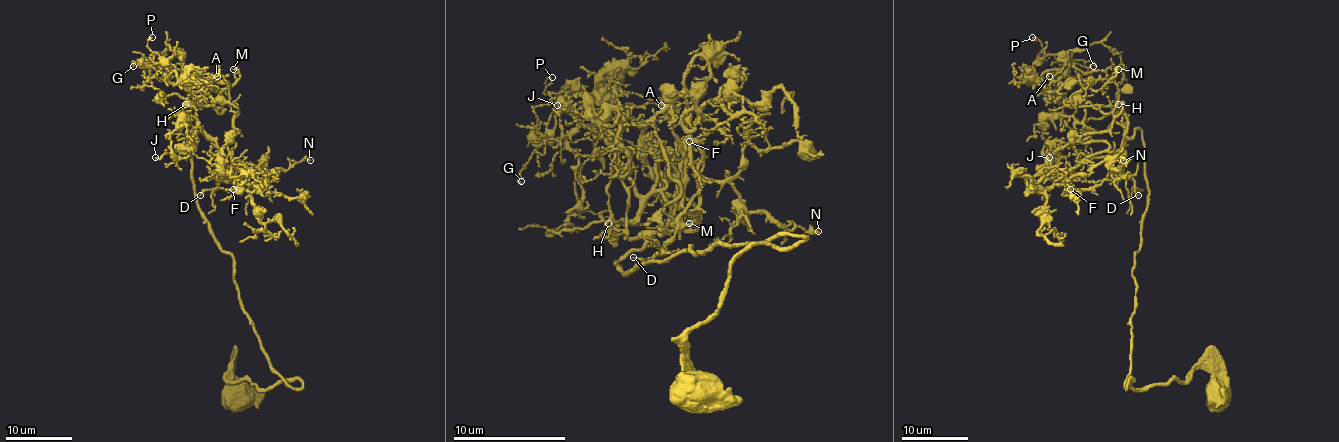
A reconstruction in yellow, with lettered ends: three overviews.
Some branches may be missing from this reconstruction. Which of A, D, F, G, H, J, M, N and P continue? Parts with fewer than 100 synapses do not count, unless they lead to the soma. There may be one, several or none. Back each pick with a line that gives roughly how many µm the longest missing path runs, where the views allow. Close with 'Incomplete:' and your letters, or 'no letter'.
F: missing 25 µm
Incomplete: F

